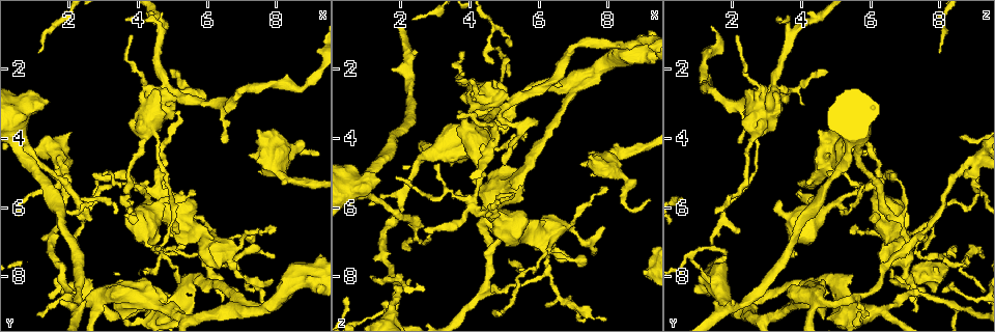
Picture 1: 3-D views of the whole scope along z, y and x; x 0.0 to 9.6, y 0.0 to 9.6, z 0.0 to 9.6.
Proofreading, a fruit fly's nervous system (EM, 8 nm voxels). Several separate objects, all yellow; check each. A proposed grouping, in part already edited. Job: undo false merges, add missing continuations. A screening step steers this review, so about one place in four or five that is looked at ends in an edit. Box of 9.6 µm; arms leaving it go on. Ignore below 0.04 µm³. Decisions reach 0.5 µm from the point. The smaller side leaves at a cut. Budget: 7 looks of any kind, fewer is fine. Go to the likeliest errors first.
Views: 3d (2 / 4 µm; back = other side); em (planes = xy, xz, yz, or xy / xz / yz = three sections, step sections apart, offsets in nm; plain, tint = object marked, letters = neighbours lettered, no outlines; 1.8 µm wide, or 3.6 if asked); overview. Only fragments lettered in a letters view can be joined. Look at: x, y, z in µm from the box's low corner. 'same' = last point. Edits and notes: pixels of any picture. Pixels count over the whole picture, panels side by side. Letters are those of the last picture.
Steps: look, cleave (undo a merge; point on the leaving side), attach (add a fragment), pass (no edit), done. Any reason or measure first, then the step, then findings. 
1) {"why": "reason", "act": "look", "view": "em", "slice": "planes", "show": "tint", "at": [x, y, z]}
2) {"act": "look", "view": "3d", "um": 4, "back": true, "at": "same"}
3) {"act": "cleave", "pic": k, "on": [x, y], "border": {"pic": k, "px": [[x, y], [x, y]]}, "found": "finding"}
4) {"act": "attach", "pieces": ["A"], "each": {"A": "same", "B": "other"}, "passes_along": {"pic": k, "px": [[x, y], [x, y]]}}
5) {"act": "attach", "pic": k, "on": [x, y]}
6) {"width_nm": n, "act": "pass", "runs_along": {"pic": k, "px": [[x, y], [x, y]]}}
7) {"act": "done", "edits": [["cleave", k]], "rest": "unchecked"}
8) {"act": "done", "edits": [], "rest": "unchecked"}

{"why": "thick end", "act": "look", "view": "3d", "um": 2, "at": [7.35, 3.75, 4.55]}

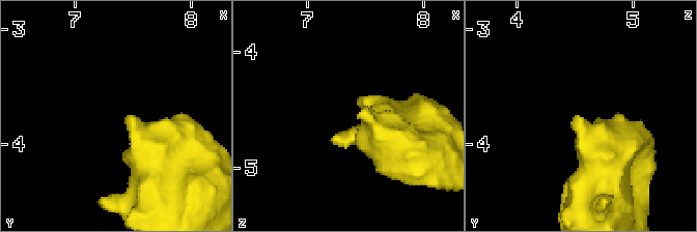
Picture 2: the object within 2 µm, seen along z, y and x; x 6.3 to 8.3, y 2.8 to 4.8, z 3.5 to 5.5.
{"act": "look", "view": "em", "slice": "planes", "show": "tint", "at": [7.40, 3.76, 4.54]}

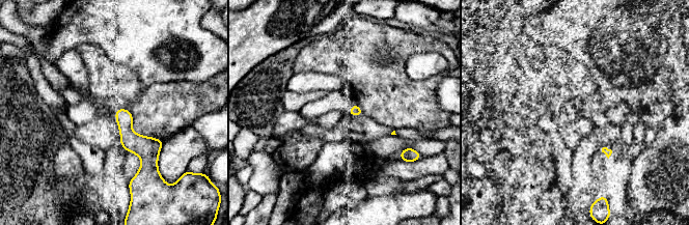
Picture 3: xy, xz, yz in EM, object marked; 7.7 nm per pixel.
{"why": "see the neighbours", "act": "look", "view": "em", "slice": "planes", "show": "letters", "at": "same"}

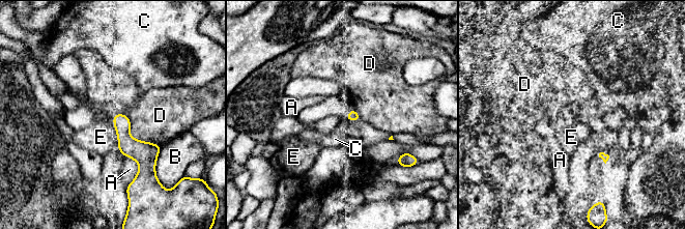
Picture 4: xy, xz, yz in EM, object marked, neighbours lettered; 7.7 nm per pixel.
{"longest_contact_nm": ["D", 380], "act": "pass", "each": {"A": "other", "B": "other", "C": "other", "D": "other", "E": "other"}, "found": "none of them fits"}

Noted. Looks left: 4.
{"why": "branch point", "act": "look", "view": "em", "um": 3.6, "slice": "xy", "step": 8, "show": "tint", "at": [4.50, 3.10, 3.05]}

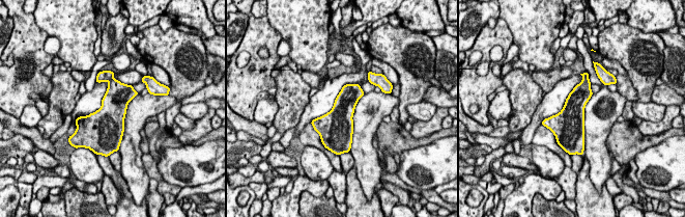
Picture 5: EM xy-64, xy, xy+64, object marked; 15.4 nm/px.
{"why": "another direction", "act": "look", "view": "em", "um": 3.6, "slice": "planes", "show": "tint", "at": "same"}

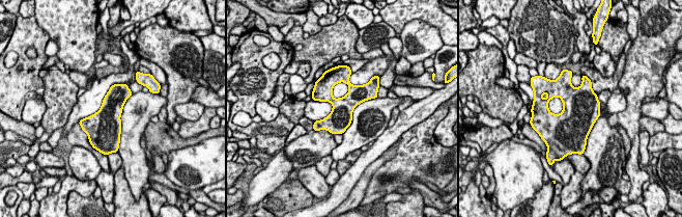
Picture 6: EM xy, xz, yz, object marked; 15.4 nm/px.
{"why": "what lies round it", "act": "look", "view": "em", "um": 3.6, "slice": "planes", "show": "letters", "at": "same"}

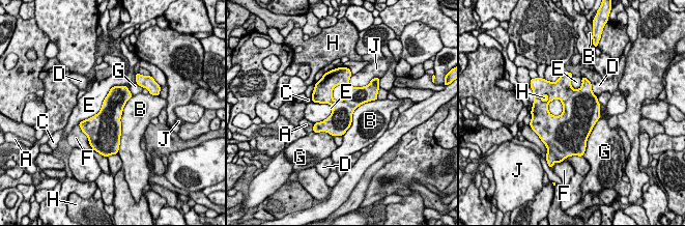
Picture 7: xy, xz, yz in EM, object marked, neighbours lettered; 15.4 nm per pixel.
{"longest_contact_nm": ["E", 950], "act": "pass", "each": {"A": "other", "B": "other", "C": "other", "D": "other", "E": "other", "F": "other", "G": "other", "H": "other", "J": "other"}, "border": {"pic": 7, "px": [[126, 86], [113, 86], [78, 124]]}, "found": "all the same cell"}

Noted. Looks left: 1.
{"why": "thin end", "act": "look", "view": "em", "slice": "planes", "show": "letters", "at": [8.05, 6.75, 5.50]}

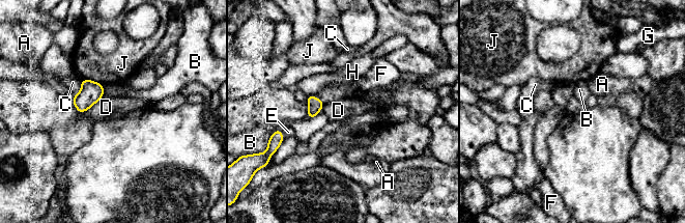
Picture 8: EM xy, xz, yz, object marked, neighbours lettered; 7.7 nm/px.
{"act": "pass", "each": {"A": "other", "B": "other", "C": "other", "D": "other", "E": "other", "F": "other", "G": "other", "H": "other", "J": "other"}, "border": {"pic": 8, "px": [[104, 96], [83, 113]]}, "found": "no lettered fragment goes on from it"}

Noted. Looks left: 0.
{"act": "done", "edits": [], "rest": "unchecked"}

